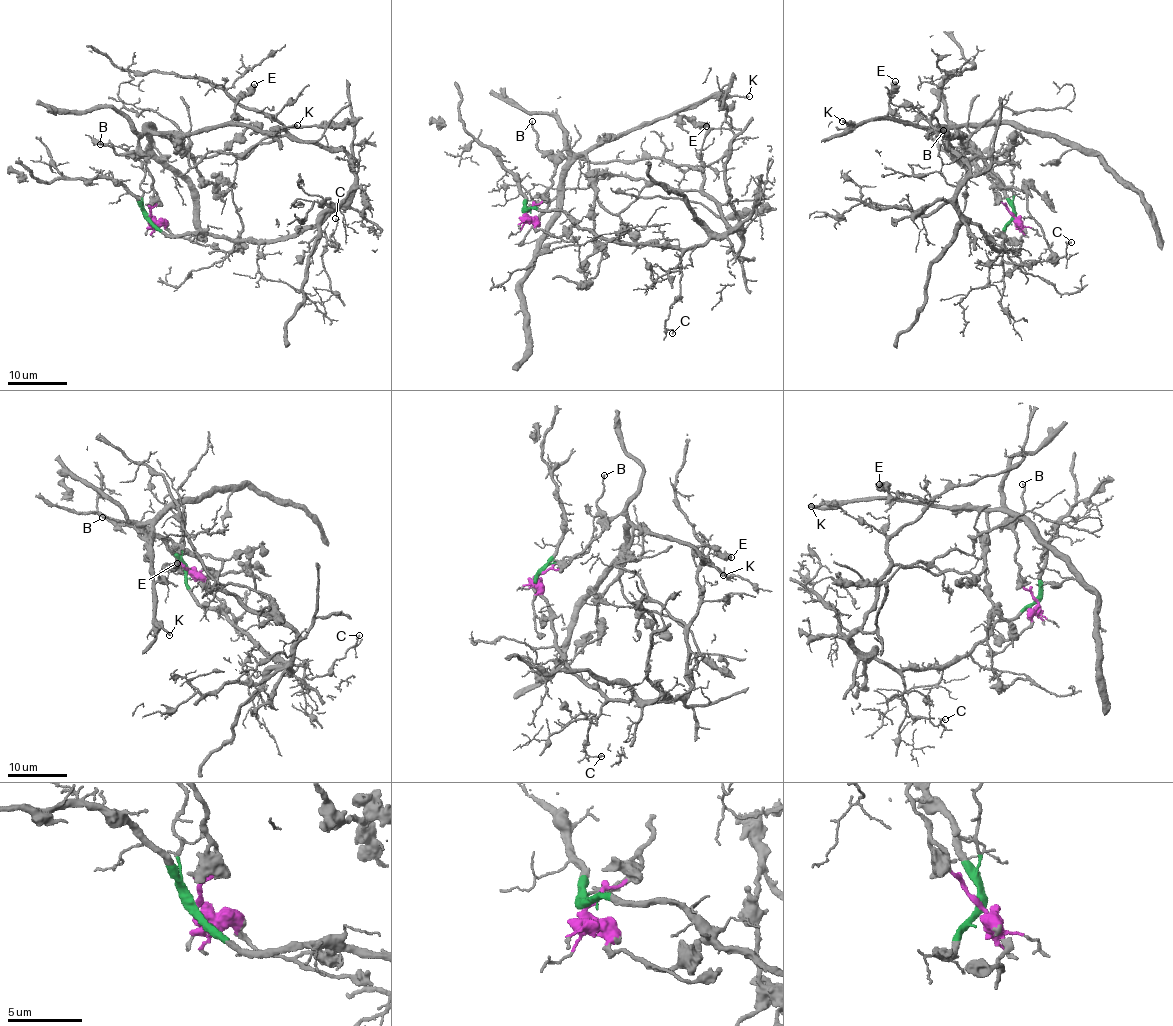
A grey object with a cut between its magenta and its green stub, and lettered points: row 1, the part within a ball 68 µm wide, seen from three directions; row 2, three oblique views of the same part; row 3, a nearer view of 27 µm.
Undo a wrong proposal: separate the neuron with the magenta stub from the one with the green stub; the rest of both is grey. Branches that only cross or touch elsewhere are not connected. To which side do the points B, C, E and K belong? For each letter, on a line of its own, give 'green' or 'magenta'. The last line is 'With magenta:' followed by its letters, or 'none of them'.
B: magenta
C: green
E: magenta
K: magenta
With magenta: B, E, K

